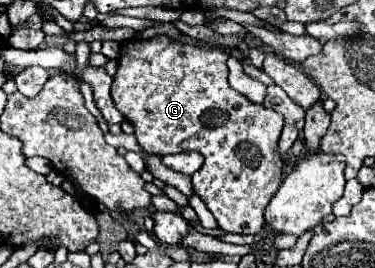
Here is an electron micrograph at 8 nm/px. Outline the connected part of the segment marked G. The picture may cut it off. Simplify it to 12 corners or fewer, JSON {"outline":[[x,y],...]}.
{"outline":[[123,45],[111,97],[153,155],[253,235],[283,179],[283,117],[229,87],[227,53]]}

